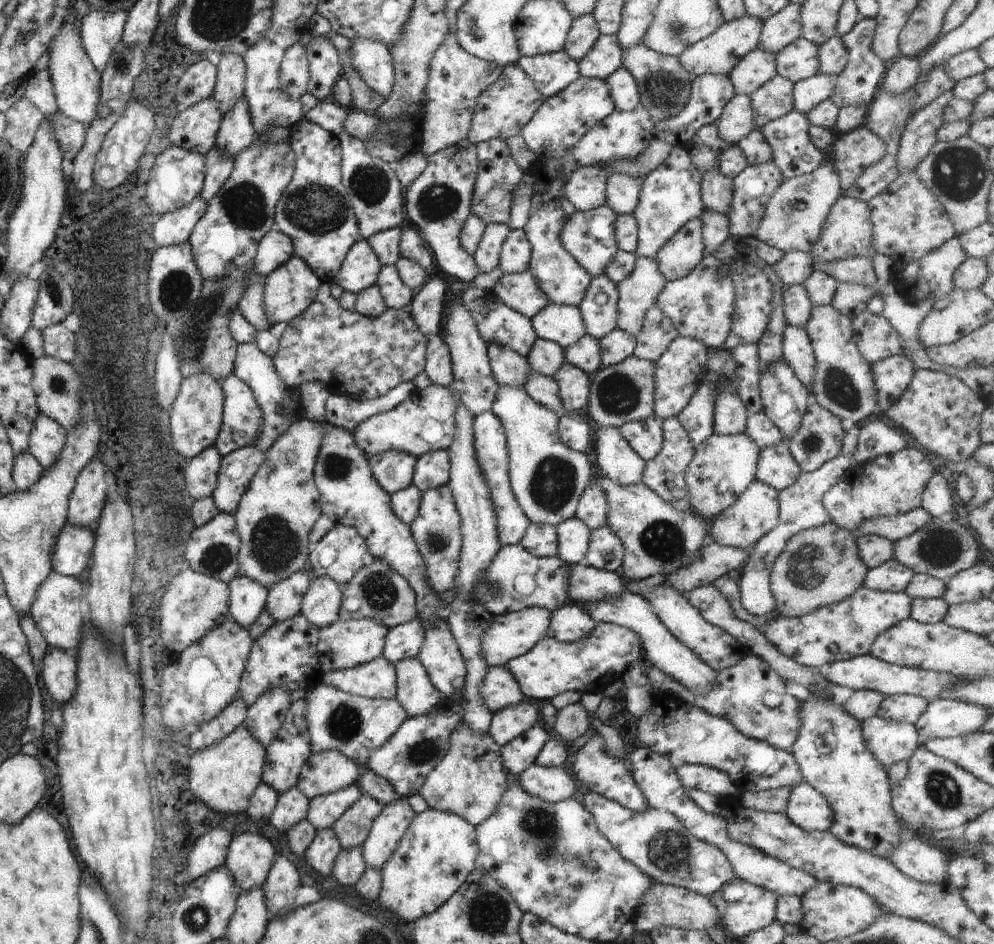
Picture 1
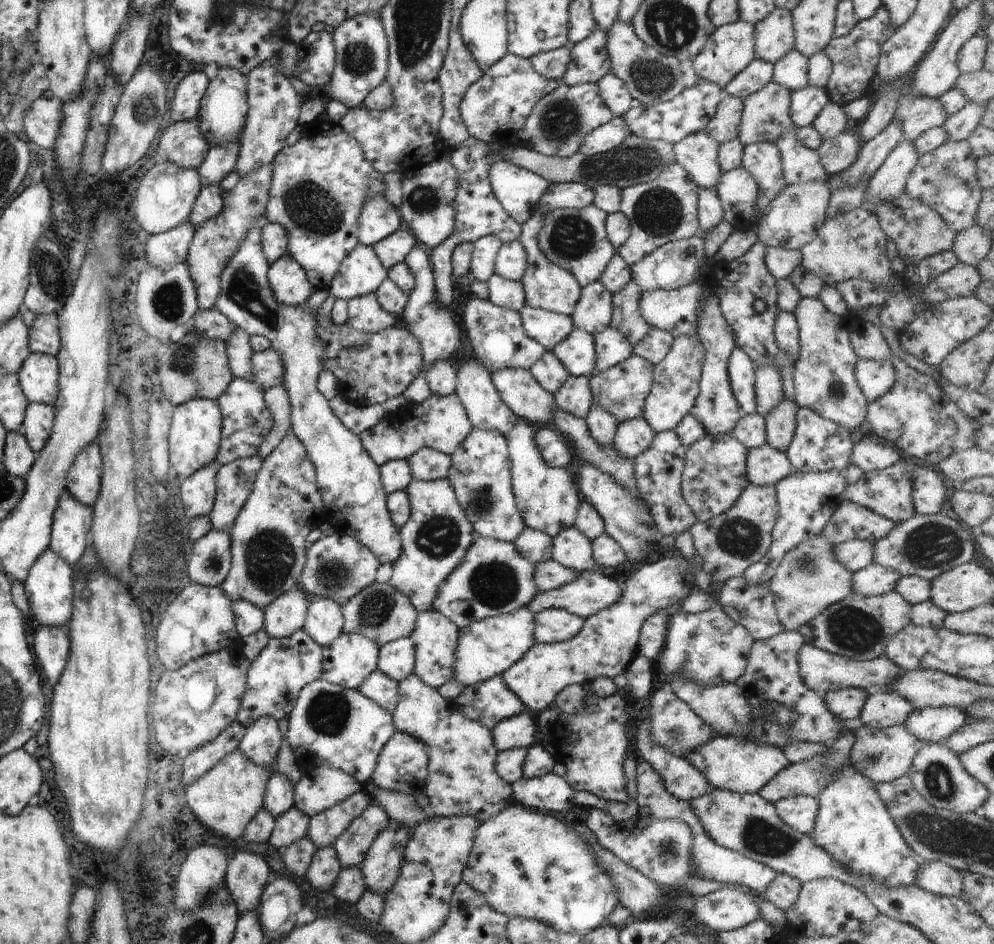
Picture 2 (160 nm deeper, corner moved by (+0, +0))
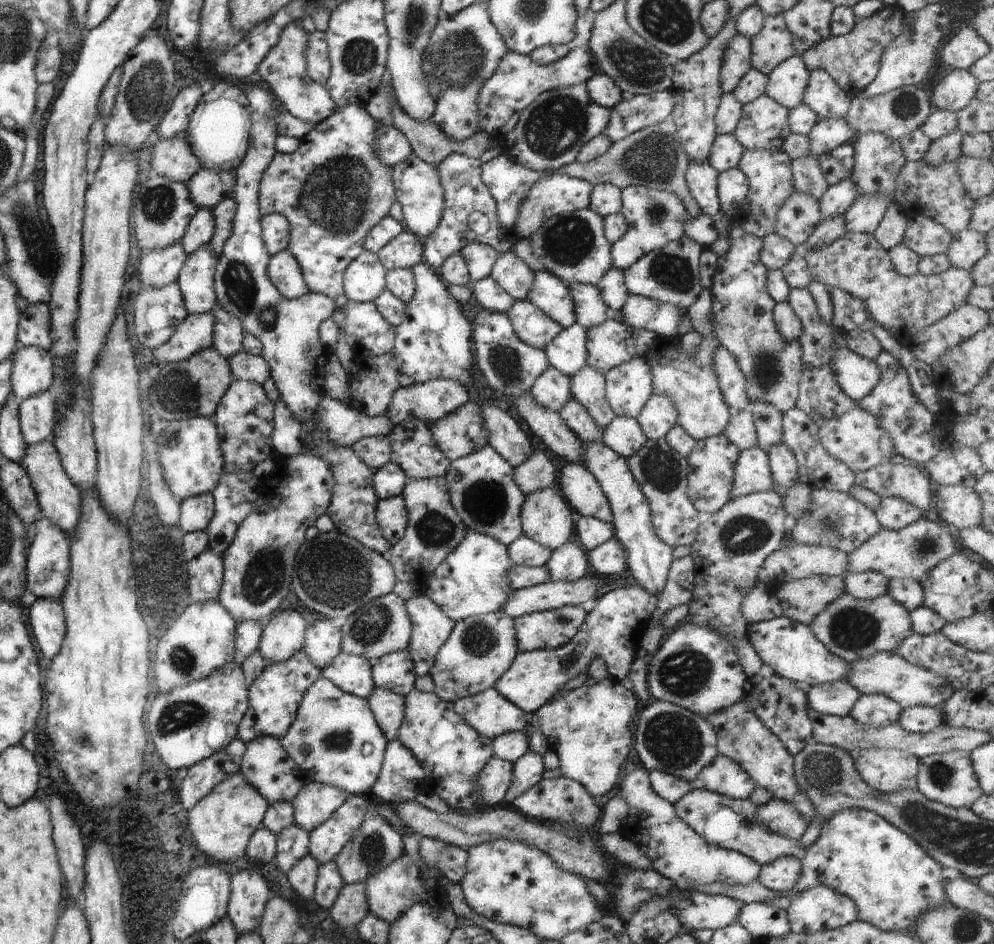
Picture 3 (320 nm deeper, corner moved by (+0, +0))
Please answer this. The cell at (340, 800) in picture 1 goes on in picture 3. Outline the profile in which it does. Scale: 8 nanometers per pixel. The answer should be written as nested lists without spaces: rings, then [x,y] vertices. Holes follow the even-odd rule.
[[[349,795],[333,814],[308,834],[308,854],[319,865],[331,862],[366,814],[367,795]]]

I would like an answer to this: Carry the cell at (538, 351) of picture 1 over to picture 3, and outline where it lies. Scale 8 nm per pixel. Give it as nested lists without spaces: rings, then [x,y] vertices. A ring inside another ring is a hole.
[[[549,367],[535,379],[529,394],[536,405],[558,414],[563,405],[572,399],[569,377]]]

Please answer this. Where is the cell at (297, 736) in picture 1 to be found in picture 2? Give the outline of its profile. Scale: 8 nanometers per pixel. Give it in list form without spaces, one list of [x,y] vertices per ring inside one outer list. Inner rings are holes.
[[[271,772],[262,796],[262,807],[273,818],[282,815],[292,807],[292,788],[294,786],[283,775]]]

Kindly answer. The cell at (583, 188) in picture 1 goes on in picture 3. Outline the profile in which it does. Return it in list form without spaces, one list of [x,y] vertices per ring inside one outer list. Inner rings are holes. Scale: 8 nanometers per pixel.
[[[563,173],[541,174],[530,186],[529,192],[520,200],[517,218],[512,228],[517,238],[528,239],[541,226],[545,219],[588,208],[592,186],[584,180],[565,176]]]

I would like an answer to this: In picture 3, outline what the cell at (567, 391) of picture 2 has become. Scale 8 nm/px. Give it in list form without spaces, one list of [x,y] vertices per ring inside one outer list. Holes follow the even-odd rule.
[[[575,399],[567,401],[558,412],[563,424],[582,443],[601,443],[602,428],[589,416],[589,413]]]

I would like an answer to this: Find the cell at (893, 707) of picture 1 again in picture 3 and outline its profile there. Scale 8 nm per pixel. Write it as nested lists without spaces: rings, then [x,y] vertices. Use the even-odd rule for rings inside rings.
[[[884,694],[859,695],[848,715],[866,727],[886,727],[898,719],[902,708]]]

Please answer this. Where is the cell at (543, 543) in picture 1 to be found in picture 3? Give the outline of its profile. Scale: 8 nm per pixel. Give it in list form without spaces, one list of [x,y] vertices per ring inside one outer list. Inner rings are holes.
[[[523,535],[506,547],[511,565],[543,567],[550,555],[548,548]]]

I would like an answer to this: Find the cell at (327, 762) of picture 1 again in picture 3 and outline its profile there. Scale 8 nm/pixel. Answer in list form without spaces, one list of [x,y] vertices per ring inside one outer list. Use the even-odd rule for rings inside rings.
[[[318,782],[302,786],[292,802],[292,822],[309,834],[325,822],[347,796],[345,791]]]

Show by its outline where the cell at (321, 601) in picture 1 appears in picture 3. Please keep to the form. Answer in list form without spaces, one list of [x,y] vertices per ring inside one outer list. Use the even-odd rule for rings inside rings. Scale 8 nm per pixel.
[[[319,620],[306,628],[302,651],[307,655],[311,664],[321,670],[340,651],[340,630],[333,628],[328,620]]]

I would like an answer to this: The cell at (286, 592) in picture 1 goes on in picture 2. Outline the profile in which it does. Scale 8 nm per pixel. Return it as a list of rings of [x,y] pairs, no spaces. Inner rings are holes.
[[[299,587],[283,592],[263,610],[263,630],[269,639],[288,637],[302,628],[309,596]]]

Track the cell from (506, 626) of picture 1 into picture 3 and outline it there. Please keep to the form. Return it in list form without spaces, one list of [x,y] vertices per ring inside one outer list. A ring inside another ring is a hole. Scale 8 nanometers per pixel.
[[[501,611],[484,615],[475,615],[454,623],[447,640],[436,652],[428,675],[433,682],[432,692],[441,700],[453,704],[463,697],[473,696],[492,687],[494,682],[509,668],[511,661],[517,654],[517,647],[513,630],[513,619]]]

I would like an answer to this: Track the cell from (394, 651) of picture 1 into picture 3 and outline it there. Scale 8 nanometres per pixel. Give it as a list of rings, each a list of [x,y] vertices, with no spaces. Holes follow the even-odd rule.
[[[397,651],[369,660],[373,688],[406,696],[413,690],[415,674],[407,651]]]

